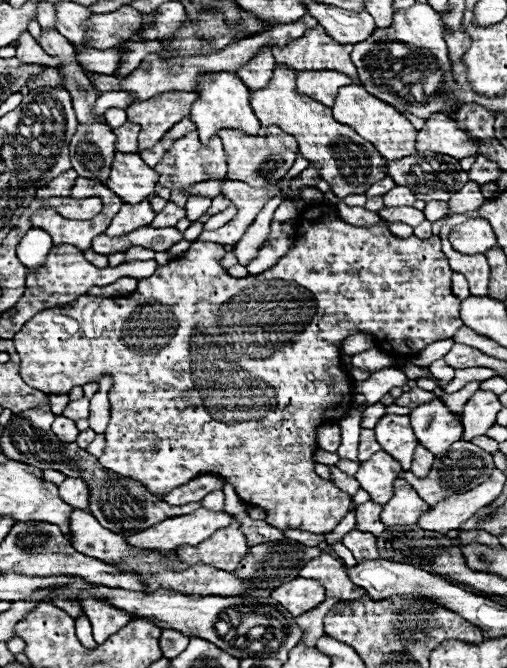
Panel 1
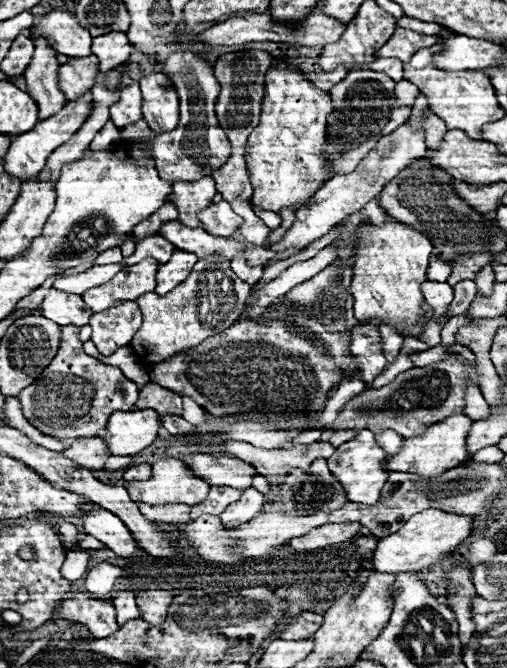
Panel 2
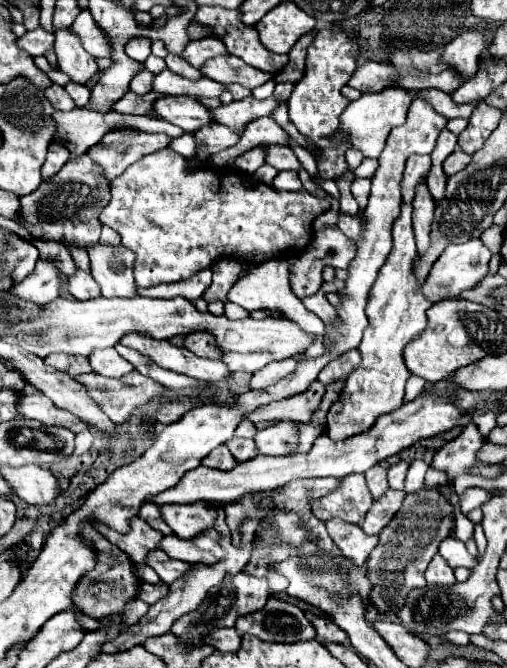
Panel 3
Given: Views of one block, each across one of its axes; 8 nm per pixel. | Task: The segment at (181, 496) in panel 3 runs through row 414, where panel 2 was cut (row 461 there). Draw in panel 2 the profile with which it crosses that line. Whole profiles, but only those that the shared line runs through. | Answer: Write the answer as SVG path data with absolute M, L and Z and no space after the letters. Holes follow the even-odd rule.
M452 414L448 416L448 420L442 420L440 424L430 426L424 434L404 438L402 450L386 456L384 468L388 472L414 472L420 476L438 476L440 472L446 472L448 468L454 468L468 458L466 456L466 436L468 436L470 426L472 426L472 420L468 416Z

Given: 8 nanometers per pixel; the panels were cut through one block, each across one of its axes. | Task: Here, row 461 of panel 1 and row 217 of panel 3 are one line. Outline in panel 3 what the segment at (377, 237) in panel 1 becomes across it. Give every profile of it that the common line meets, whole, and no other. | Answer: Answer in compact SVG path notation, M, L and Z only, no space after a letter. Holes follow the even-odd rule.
M172 148L148 154L128 166L124 174L110 182L110 194L110 204L102 210L100 222L116 230L122 238L122 246L128 246L128 250L136 254L134 280L138 288L180 282L212 266L218 258L238 258L244 264L260 264L270 258L296 254L312 240L312 220L330 210L328 200L318 198L304 188L298 192L276 190L262 182L248 180L246 174L238 170L192 170L188 160Z

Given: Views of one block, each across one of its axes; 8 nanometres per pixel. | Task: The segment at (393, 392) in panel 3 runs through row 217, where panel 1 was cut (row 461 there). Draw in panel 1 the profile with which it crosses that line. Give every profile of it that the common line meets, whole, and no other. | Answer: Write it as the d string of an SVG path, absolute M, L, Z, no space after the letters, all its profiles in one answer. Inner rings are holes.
M386 414L378 420L374 432L382 450L394 456L402 464L402 470L410 470L410 462L418 446L418 440L410 428L410 418L400 414Z

